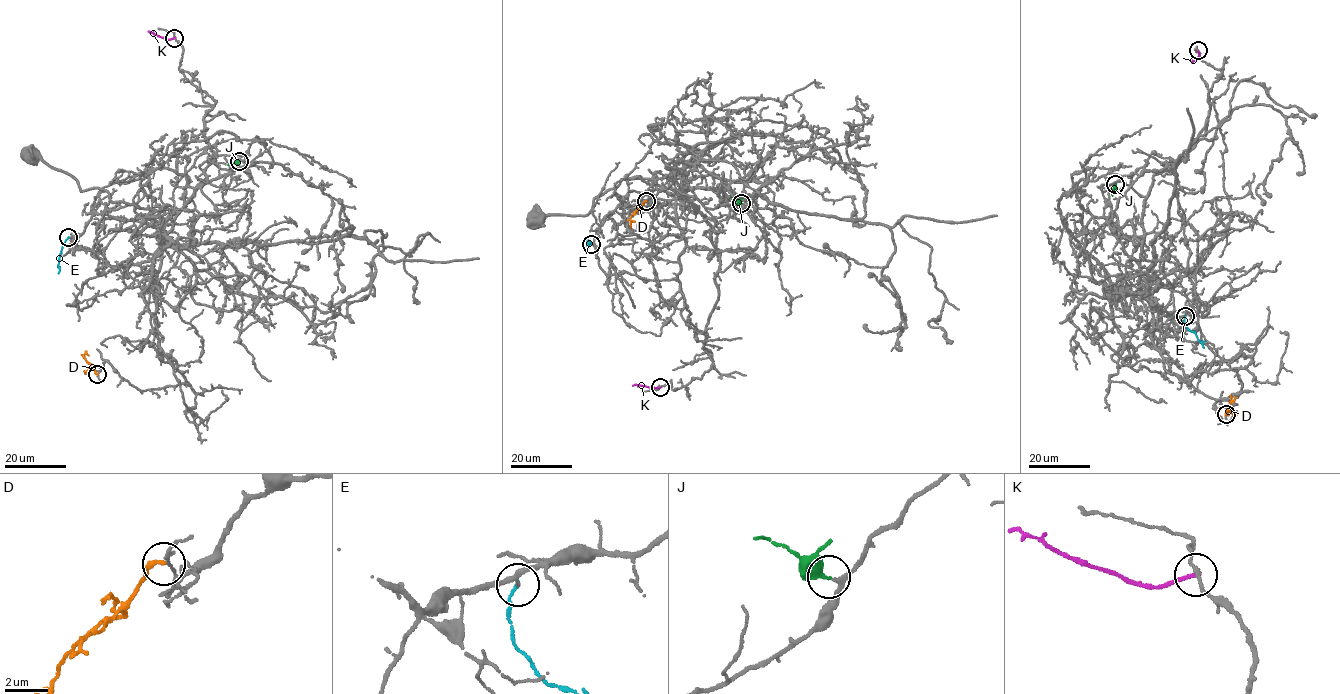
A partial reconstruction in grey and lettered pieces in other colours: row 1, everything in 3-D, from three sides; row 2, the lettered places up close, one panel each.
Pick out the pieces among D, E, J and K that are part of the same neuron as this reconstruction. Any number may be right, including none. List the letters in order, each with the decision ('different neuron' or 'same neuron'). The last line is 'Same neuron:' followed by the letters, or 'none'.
D: different neuron
E: different neuron
J: same neuron
K: different neuron
Same neuron: J

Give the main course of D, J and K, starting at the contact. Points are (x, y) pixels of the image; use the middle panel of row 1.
D: (646, 201), (631, 217), (630, 221), (635, 221)
J: (742, 203), (730, 198)
K: (660, 387), (632, 385)

